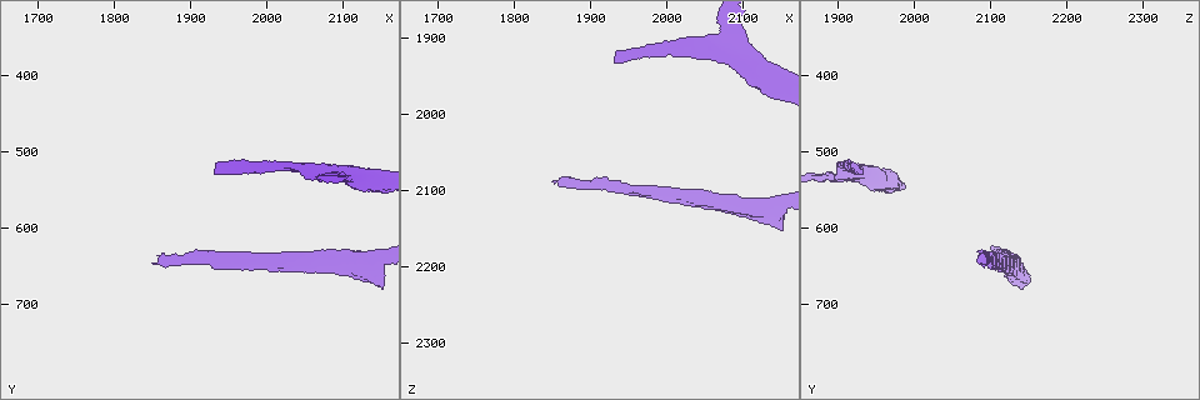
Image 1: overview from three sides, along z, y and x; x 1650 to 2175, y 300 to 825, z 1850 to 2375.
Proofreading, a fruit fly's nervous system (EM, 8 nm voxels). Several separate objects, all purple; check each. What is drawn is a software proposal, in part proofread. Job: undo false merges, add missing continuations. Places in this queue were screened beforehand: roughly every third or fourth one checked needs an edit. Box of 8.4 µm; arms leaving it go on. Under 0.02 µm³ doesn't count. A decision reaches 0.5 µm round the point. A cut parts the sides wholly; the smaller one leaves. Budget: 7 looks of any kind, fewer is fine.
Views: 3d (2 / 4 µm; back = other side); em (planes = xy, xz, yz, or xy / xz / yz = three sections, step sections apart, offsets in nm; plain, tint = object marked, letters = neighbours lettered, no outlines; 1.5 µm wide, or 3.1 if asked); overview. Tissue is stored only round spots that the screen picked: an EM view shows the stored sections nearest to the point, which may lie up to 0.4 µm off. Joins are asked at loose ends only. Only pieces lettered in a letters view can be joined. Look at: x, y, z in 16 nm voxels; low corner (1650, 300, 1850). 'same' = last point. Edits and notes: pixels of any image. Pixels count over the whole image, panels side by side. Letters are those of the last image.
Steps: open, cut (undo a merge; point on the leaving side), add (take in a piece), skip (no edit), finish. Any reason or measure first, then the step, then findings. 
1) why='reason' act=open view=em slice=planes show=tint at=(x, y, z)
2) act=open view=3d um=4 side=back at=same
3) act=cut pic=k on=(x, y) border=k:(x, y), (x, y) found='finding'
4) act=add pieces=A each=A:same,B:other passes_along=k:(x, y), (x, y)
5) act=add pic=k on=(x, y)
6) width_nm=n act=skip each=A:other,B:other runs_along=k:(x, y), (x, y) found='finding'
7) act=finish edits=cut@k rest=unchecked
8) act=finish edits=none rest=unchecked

why='free end' act=open view=3d um=2 side=back at=(1860, 640, 2090)

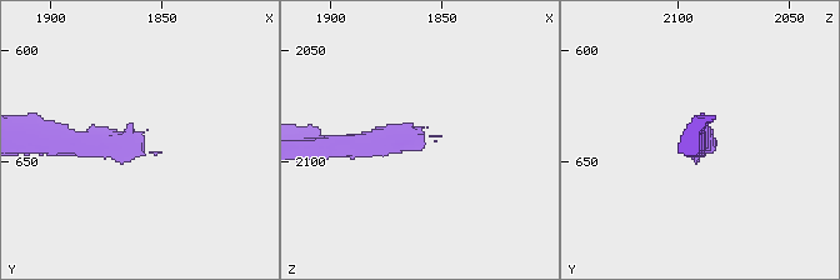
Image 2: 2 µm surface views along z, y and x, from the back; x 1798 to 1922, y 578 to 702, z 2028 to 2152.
act=open view=em slice=planes show=letters at=(1859, 637, 2086)

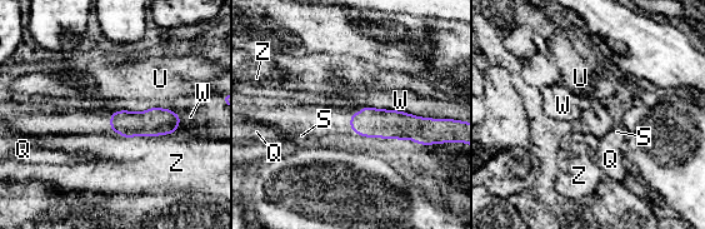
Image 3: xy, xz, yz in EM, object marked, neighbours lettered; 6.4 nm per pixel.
act=skip each=Q:other,S:other,U:other,W:other,Z:other border=3:(370, 106), (436, 119) found='no lettered piece goes on from it'

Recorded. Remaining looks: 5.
why='branch point' act=open view=em slice=planes show=letters at=(2125, 645, 2125)

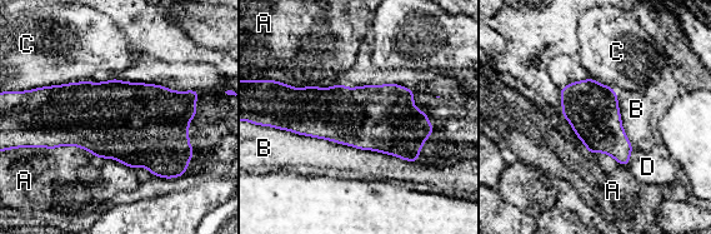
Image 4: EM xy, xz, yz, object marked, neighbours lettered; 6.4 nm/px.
act=skip each=A:other,B:other,C:other,D:other border=4:(273, 125), (416, 163) found='one cell here'

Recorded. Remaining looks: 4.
why='three-way junction' act=open view=3d um=4 at=(2090, 525, 1930)

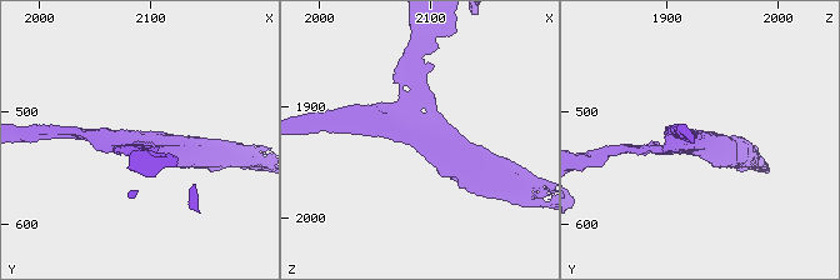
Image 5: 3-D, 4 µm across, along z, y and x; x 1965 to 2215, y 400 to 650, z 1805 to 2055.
act=open view=em slice=planes show=tint at=(2086, 526, 1928)

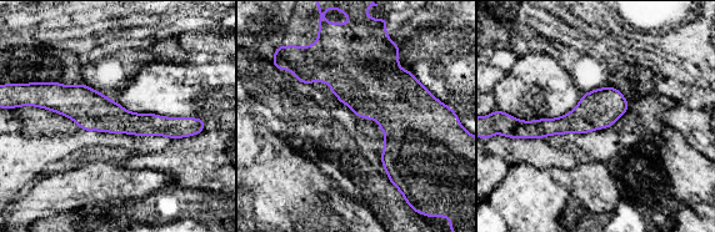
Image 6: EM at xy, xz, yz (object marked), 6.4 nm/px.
why='see the neighbours' act=open view=em slice=planes show=letters at=same

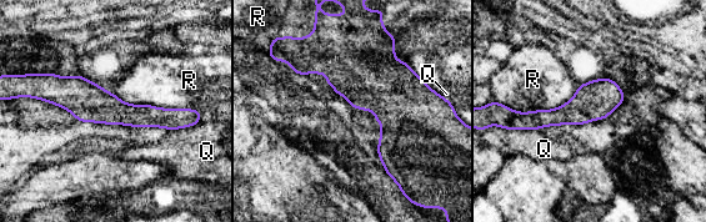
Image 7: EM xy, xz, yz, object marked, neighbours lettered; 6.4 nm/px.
width_nm=40 longest_contact=R:650nm act=skip each=Q:other,R:other found='one cell here'

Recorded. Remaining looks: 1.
act=finish edits=none rest=unchecked

